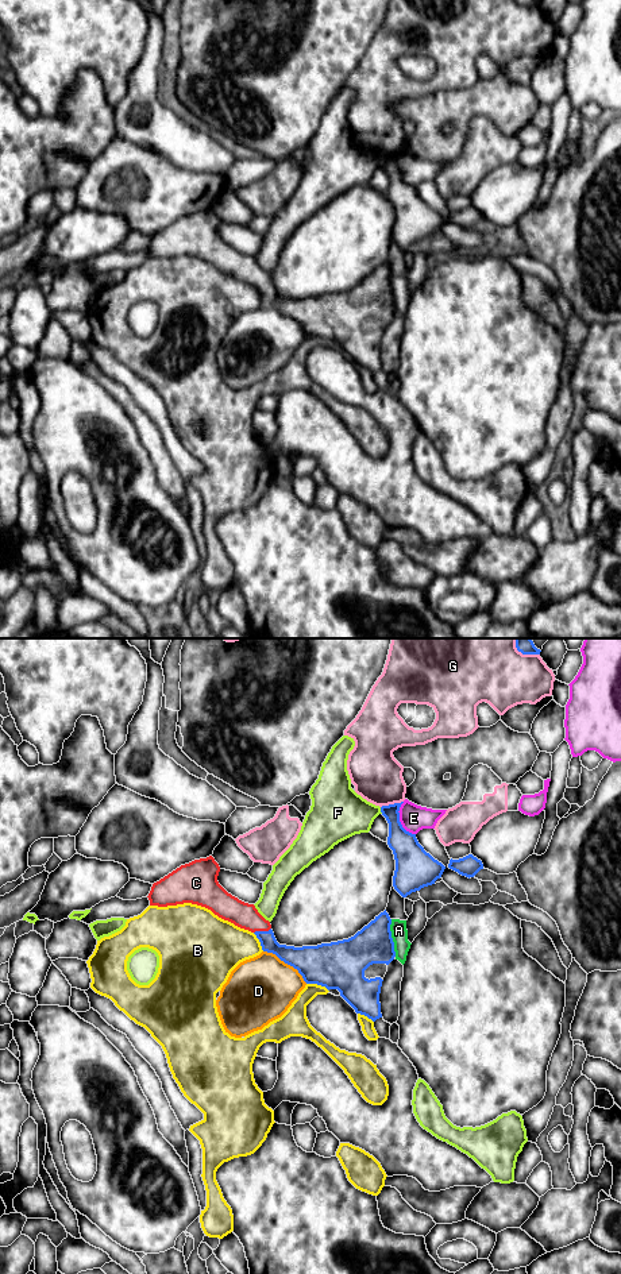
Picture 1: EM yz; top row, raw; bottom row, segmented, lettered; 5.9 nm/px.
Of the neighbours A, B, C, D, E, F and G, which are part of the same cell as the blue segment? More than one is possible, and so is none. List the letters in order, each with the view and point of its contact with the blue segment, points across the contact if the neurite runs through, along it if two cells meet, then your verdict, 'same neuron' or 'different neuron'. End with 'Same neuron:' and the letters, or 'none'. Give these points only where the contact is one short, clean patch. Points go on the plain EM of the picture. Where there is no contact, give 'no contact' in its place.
A: yz (392, 290) | different neuron
B: yz (317, 336) | different neuron
C: yz (262, 284) | same neuron
D: yz (286, 315) | different neuron
E: yz (398, 173) | different neuron
F: yz (381, 162) | different neuron
G: yz (392, 157) | different neuron
Same neuron: C

